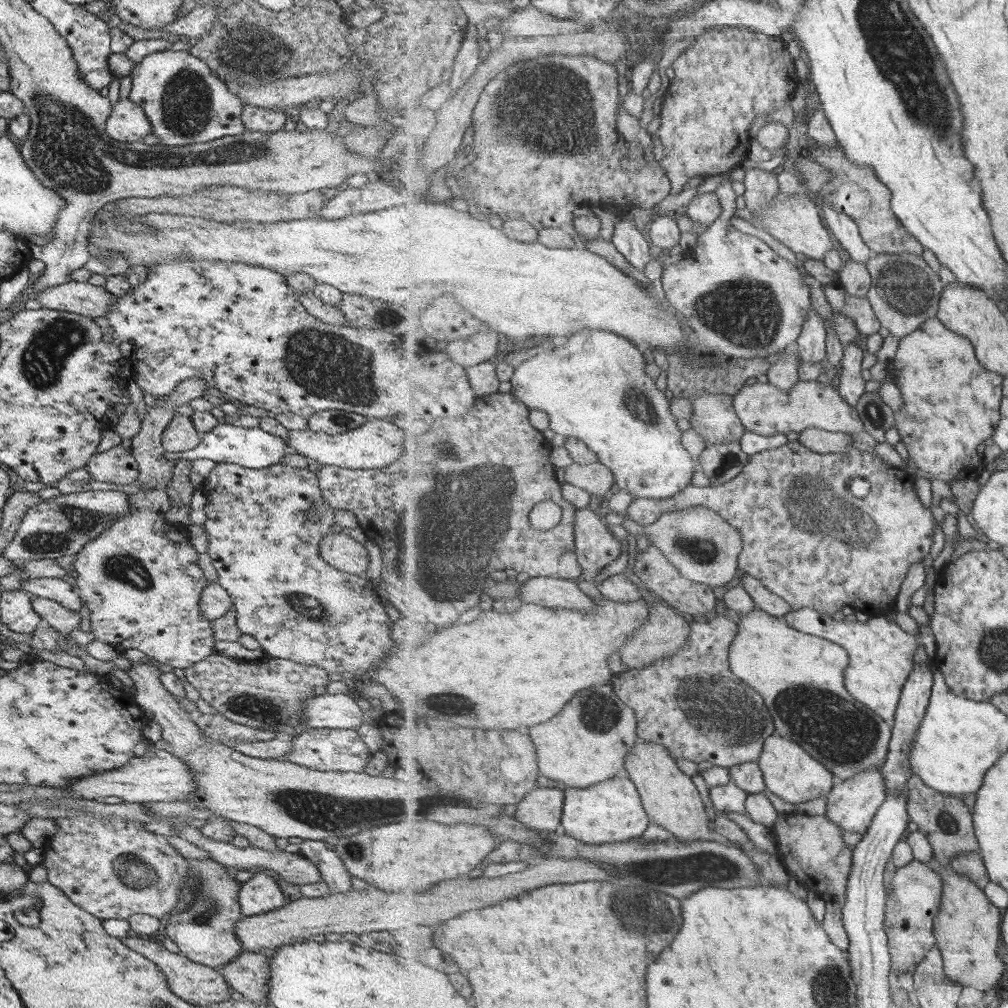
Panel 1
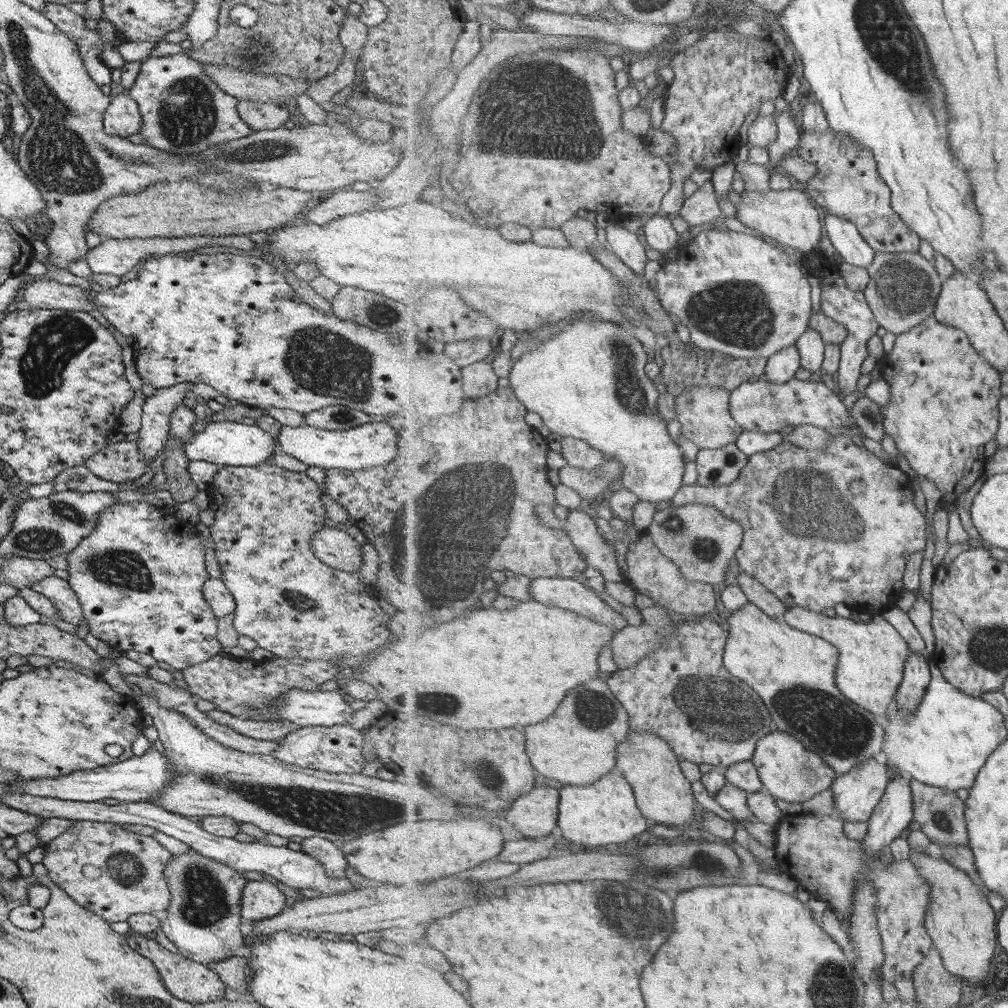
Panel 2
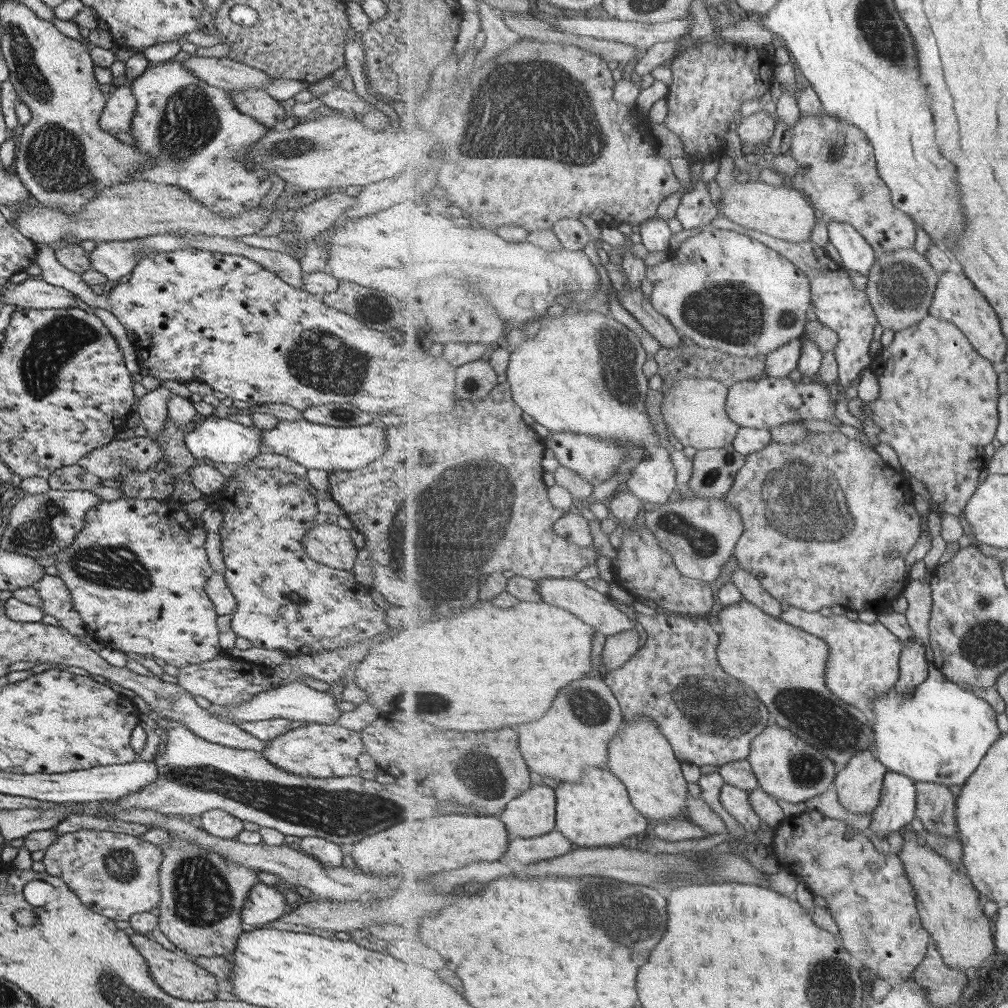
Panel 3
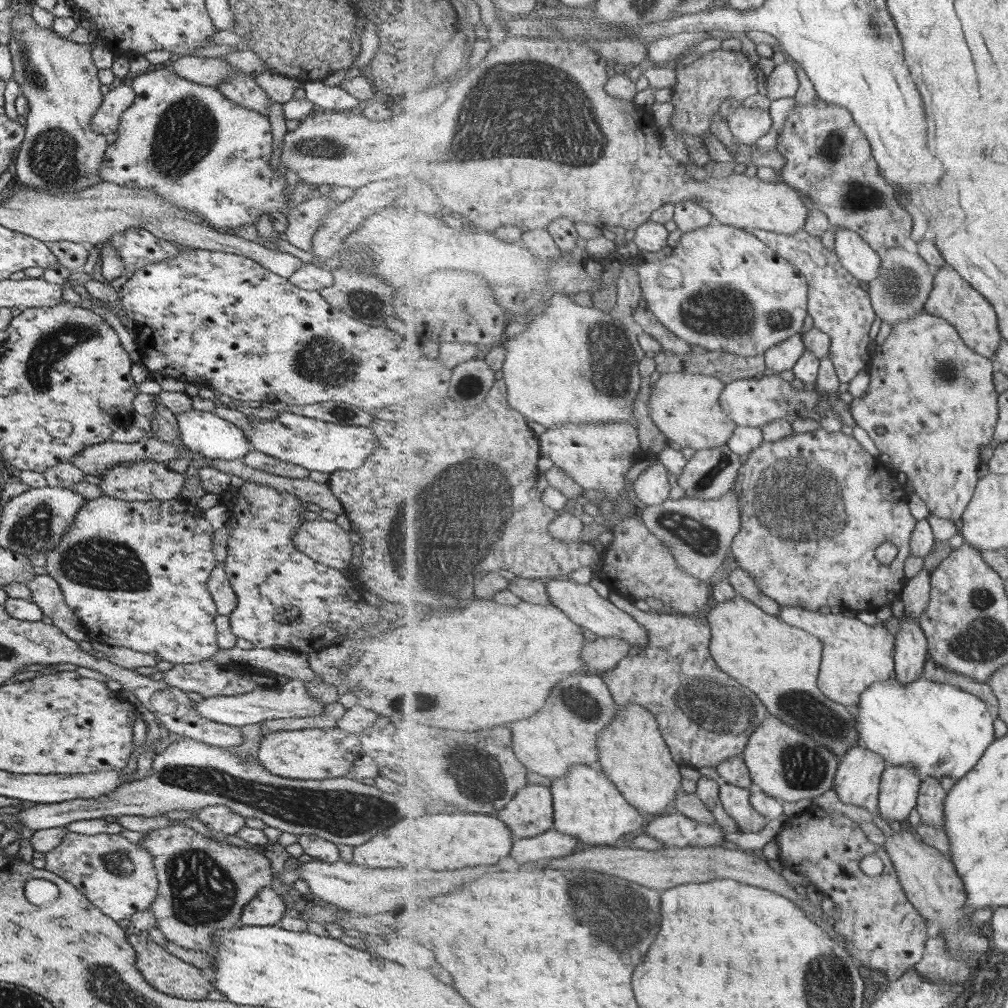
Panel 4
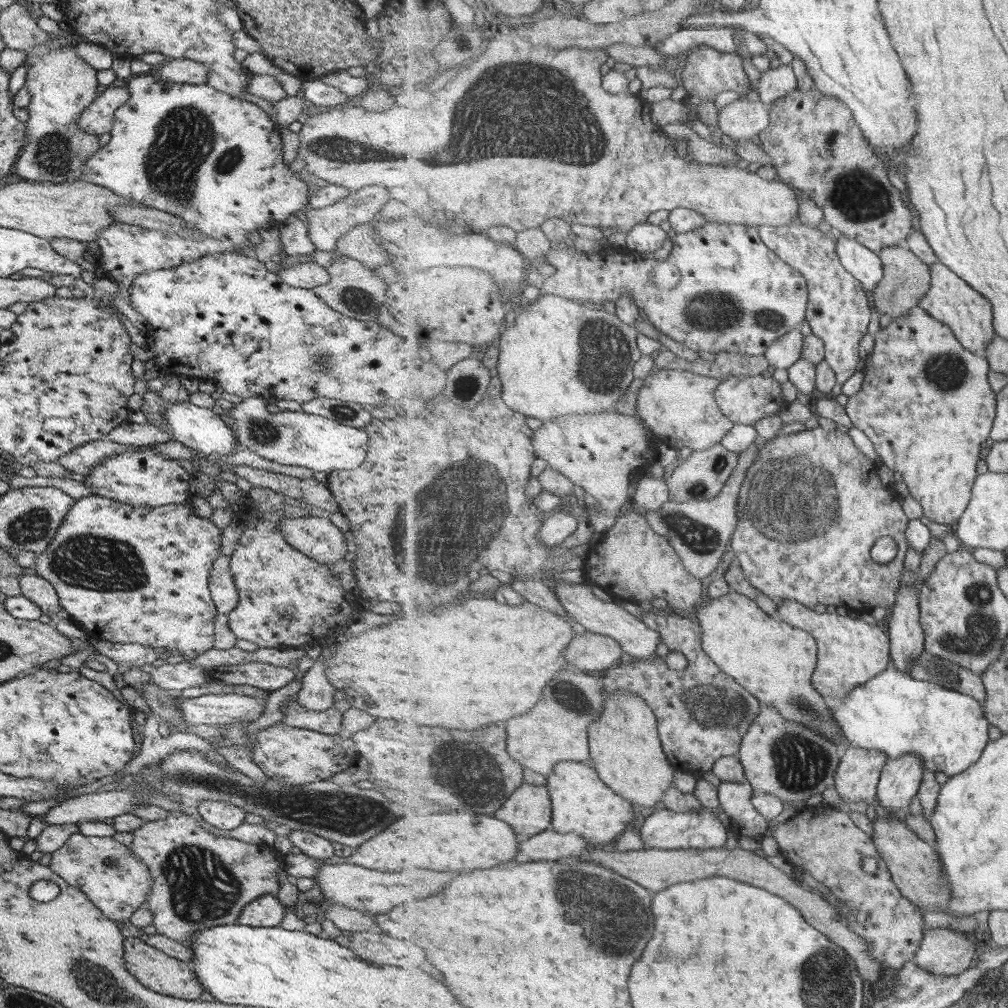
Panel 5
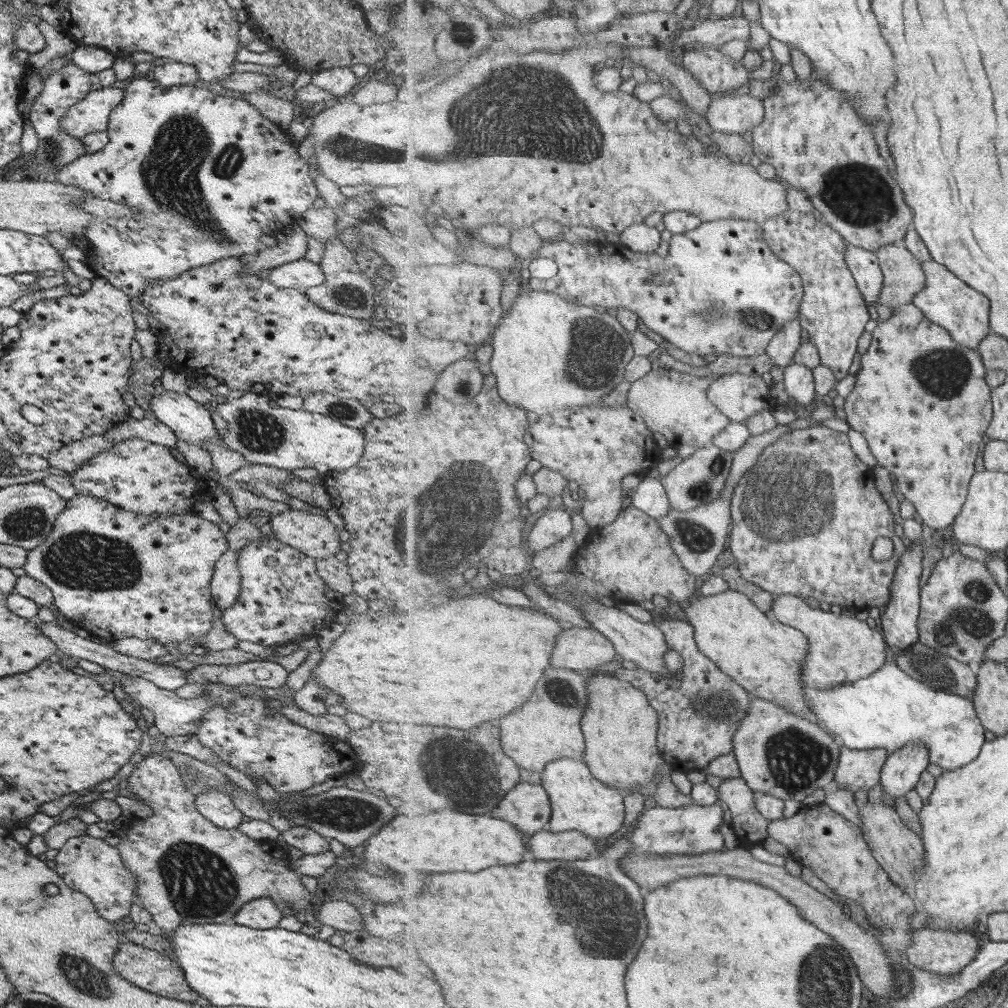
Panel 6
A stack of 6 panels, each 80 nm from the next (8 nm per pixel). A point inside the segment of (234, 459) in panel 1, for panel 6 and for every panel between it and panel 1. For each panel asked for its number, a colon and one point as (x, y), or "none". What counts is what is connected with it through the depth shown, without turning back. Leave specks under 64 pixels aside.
2: (221, 442)
3: (220, 440)
4: (204, 433)
5: (200, 429)
6: (188, 420)

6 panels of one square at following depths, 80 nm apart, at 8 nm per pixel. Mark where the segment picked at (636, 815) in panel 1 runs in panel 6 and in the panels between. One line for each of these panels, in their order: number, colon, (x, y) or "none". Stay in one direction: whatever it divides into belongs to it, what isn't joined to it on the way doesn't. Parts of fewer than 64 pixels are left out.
2: (604, 814)
3: (597, 811)
4: (588, 805)
5: (582, 802)
6: (580, 801)

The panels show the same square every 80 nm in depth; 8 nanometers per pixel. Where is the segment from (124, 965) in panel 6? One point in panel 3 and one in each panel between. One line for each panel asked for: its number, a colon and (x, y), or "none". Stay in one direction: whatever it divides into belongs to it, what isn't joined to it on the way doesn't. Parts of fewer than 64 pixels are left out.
3: (178, 977)
4: (167, 974)
5: (162, 974)

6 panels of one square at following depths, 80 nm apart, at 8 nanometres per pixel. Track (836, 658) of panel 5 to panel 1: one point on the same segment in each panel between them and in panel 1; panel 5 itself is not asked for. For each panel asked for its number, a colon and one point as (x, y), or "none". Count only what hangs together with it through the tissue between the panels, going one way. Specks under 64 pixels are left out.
1: (882, 655)
2: (874, 655)
3: (865, 659)
4: (856, 655)

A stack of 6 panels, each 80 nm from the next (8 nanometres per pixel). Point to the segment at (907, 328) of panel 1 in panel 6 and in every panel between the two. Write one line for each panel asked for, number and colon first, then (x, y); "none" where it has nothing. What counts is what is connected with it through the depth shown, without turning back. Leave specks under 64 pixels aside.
2: (904, 289)
3: (902, 284)
4: (900, 292)
5: (906, 279)
6: (904, 276)

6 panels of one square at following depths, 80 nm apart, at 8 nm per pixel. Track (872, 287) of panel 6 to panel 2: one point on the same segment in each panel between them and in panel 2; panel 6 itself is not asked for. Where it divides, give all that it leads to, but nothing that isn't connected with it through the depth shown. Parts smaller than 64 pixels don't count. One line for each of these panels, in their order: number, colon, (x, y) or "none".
2: (853, 248)
3: (857, 254)
4: (855, 253)
5: (864, 264)

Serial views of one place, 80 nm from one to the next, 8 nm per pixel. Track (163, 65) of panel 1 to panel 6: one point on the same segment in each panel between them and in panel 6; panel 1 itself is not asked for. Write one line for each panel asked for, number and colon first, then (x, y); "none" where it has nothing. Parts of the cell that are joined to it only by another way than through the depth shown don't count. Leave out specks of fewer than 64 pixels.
2: (183, 112)
3: (194, 133)
4: (189, 143)
5: (214, 161)
6: (206, 175)

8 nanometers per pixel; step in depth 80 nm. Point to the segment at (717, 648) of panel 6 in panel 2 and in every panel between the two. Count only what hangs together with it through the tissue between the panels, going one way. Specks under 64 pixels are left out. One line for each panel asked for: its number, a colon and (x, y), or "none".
2: (795, 672)
3: (787, 666)
4: (781, 663)
5: (775, 661)

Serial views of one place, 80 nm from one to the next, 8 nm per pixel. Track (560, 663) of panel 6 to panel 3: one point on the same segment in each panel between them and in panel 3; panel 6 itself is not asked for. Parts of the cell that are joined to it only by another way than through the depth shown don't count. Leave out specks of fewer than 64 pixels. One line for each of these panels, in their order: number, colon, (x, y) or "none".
3: (618, 649)
4: (603, 654)
5: (596, 653)

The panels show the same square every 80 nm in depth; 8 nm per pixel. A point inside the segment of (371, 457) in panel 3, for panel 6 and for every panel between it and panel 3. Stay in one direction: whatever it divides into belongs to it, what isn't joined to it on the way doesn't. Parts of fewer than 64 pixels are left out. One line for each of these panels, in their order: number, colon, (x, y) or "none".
4: (316, 445)
5: (291, 438)
6: (280, 437)

